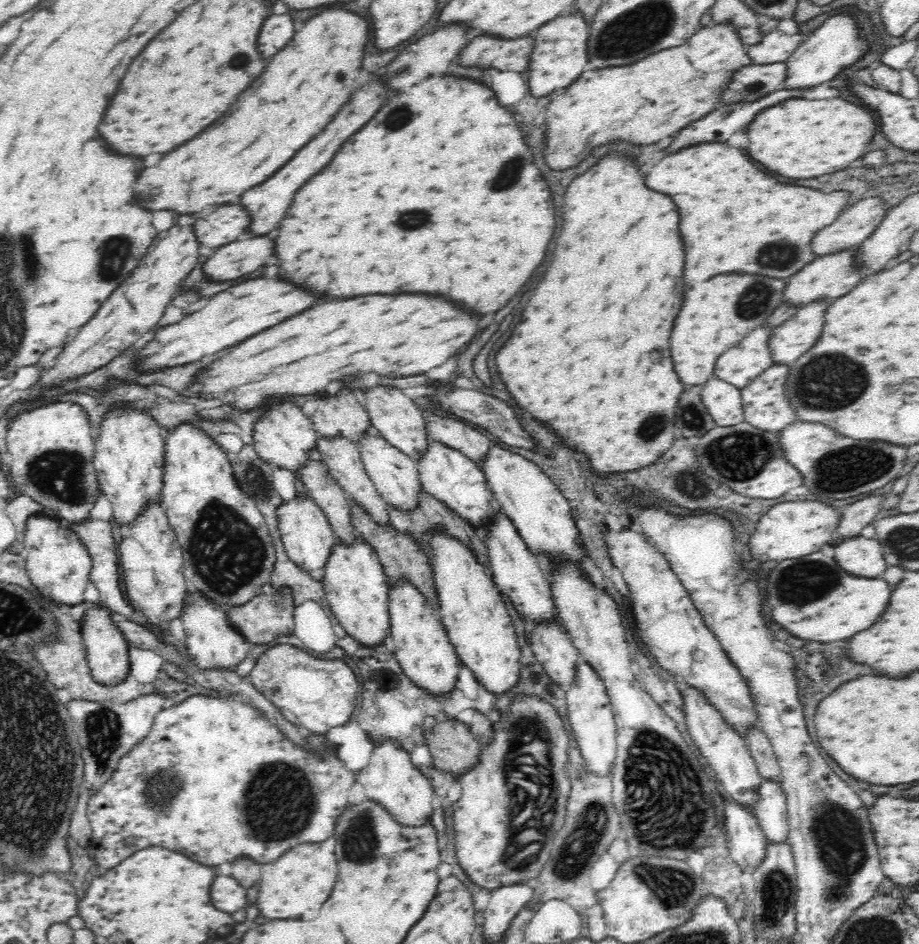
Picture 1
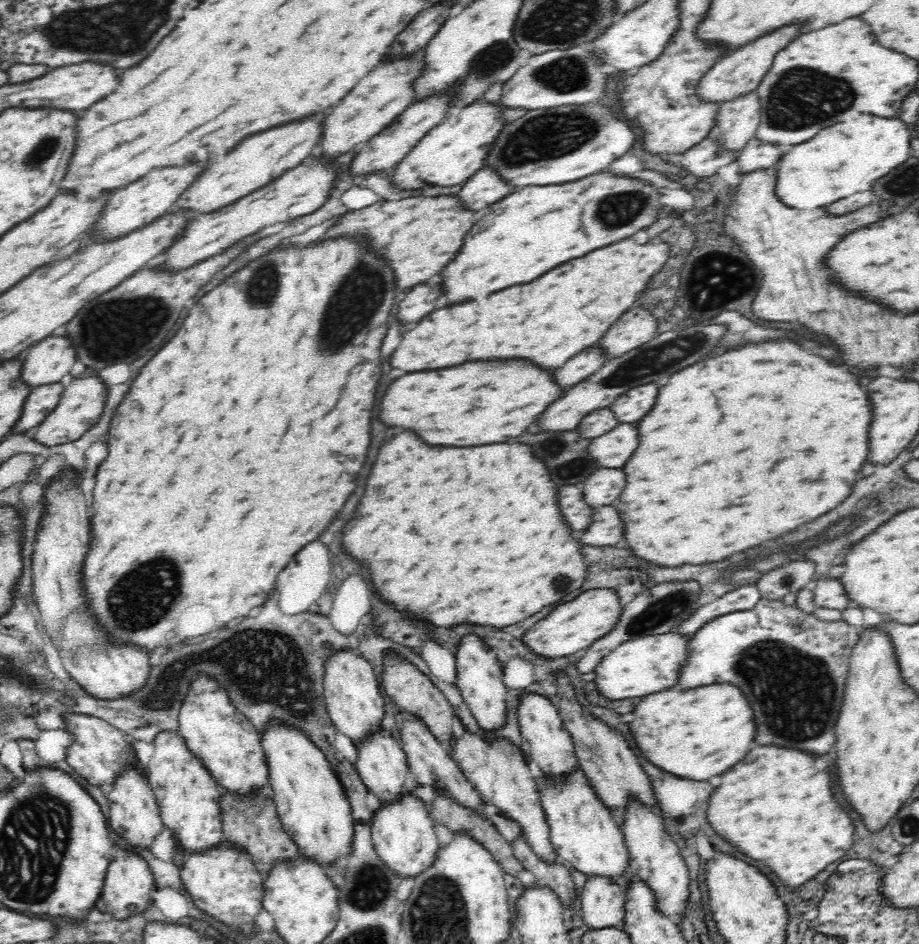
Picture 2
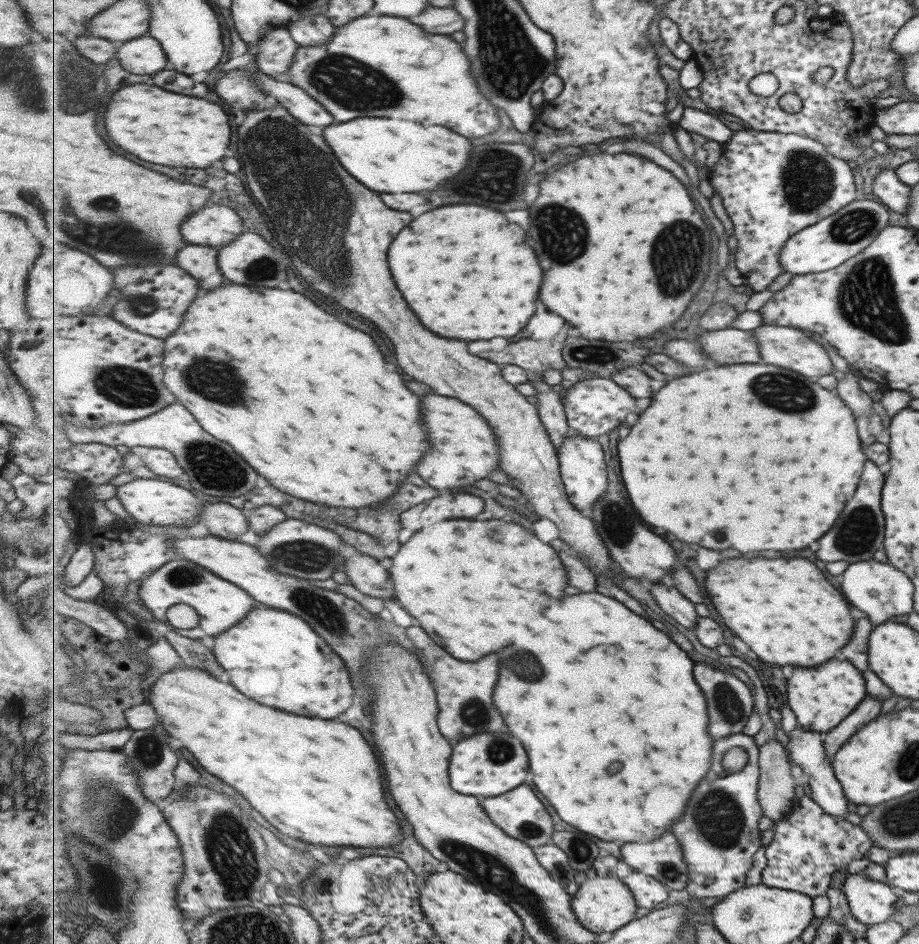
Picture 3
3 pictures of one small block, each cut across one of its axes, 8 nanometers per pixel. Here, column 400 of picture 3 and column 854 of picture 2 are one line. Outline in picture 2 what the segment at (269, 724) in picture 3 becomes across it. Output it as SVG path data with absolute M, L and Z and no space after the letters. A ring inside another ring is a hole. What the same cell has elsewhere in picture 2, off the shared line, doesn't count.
M754 744L750 754L732 770L721 774L722 784L714 790L706 817L710 819L712 827L738 844L754 860L766 862L782 884L790 888L799 887L806 881L814 879L829 864L836 862L846 854L846 850L854 845L854 818L846 812L846 808L836 800L836 780L832 768L818 770L816 768L818 754L798 748L780 748L780 746L766 746Z

